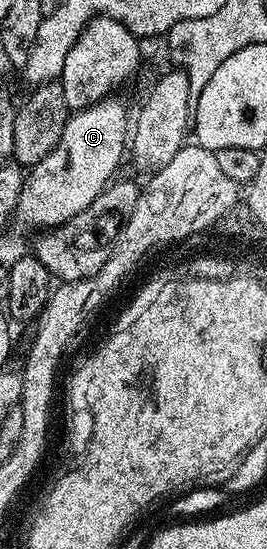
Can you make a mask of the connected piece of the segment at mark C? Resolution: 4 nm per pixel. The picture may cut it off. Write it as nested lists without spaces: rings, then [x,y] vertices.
[[[114,102],[95,103],[93,107],[71,114],[56,149],[52,149],[44,161],[29,168],[18,198],[17,218],[42,227],[38,229],[53,229],[88,209],[88,205],[111,185],[122,163],[122,154],[128,151],[126,107]]]

